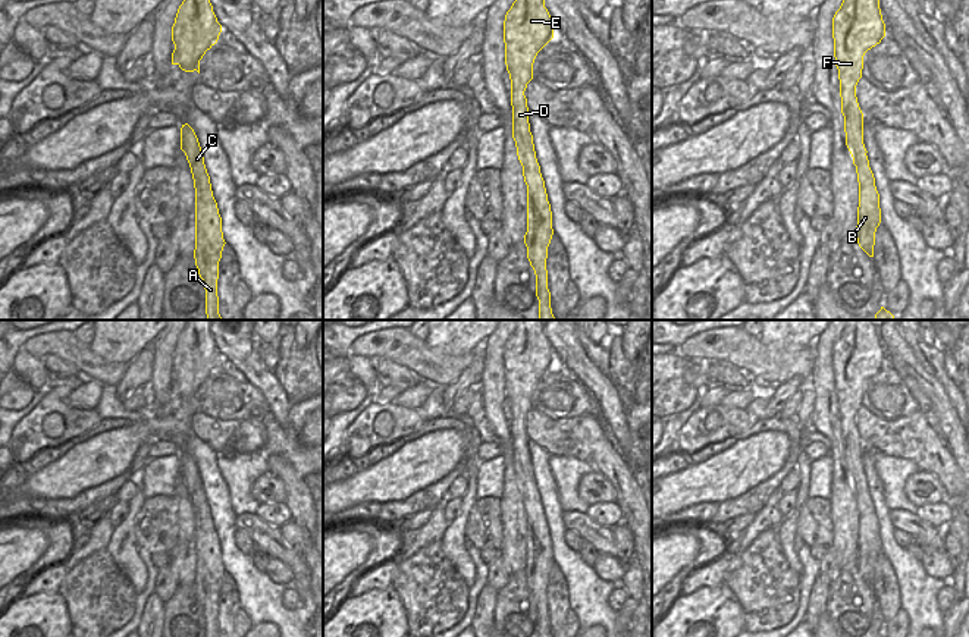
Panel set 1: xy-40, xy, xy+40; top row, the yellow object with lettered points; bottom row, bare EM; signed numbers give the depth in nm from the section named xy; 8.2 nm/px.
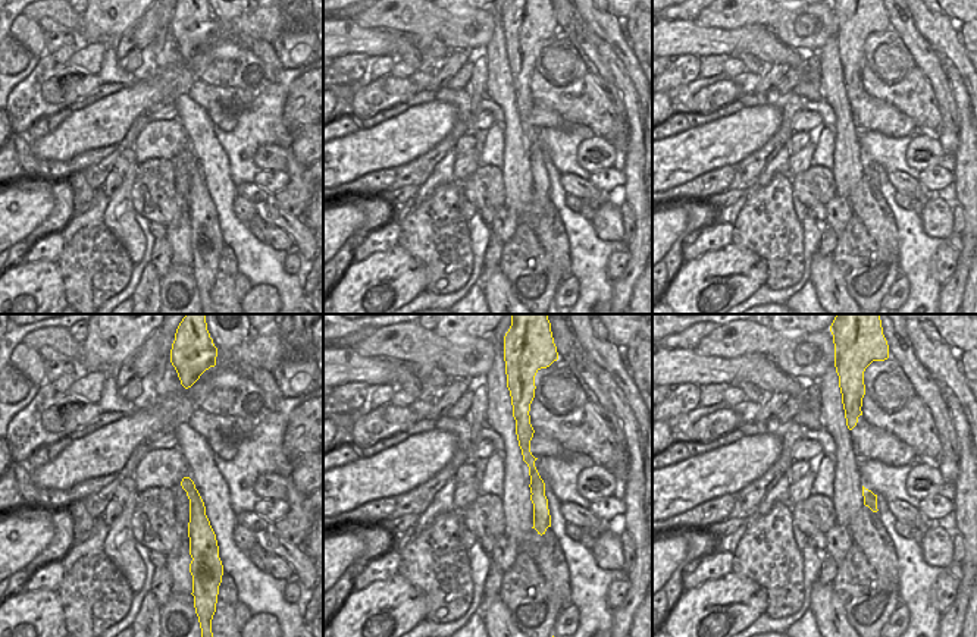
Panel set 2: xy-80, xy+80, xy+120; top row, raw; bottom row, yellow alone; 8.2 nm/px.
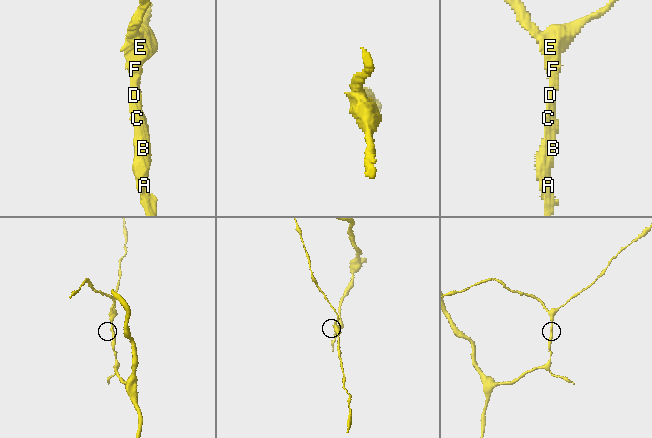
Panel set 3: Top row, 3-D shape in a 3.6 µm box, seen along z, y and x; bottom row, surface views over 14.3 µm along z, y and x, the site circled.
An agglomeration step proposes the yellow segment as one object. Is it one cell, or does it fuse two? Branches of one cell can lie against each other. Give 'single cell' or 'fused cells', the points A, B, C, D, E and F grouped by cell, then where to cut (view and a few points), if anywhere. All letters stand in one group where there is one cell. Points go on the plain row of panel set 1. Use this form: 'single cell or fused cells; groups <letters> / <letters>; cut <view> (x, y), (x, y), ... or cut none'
single cell; groups A B C D E F; cut none

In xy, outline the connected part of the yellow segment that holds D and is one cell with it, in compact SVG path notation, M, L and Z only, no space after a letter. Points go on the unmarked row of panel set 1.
M517 320L515 330L505 343L505 393L511 408L512 467L527 514L527 587L536 603L539 637L551 637L548 618L548 575L551 572L552 540L545 509L536 487L524 420L533 408L537 382L554 367L554 351L545 336L545 320Z

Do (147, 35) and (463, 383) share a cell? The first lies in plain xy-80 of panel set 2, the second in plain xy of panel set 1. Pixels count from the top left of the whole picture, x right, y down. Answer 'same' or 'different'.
same

